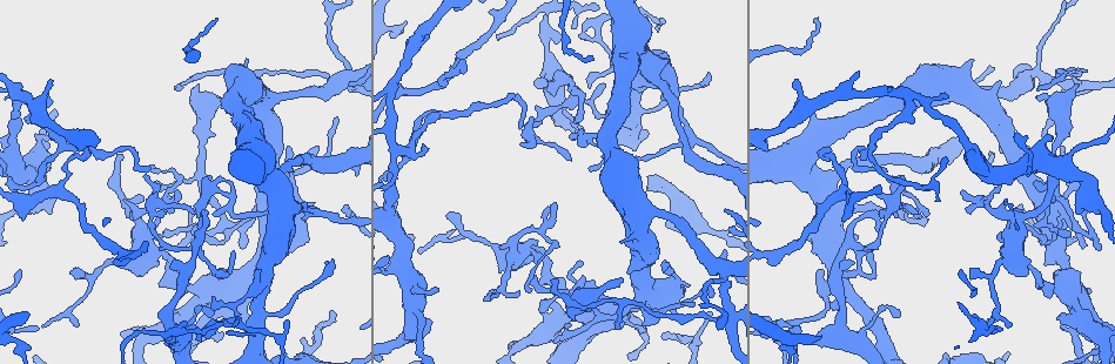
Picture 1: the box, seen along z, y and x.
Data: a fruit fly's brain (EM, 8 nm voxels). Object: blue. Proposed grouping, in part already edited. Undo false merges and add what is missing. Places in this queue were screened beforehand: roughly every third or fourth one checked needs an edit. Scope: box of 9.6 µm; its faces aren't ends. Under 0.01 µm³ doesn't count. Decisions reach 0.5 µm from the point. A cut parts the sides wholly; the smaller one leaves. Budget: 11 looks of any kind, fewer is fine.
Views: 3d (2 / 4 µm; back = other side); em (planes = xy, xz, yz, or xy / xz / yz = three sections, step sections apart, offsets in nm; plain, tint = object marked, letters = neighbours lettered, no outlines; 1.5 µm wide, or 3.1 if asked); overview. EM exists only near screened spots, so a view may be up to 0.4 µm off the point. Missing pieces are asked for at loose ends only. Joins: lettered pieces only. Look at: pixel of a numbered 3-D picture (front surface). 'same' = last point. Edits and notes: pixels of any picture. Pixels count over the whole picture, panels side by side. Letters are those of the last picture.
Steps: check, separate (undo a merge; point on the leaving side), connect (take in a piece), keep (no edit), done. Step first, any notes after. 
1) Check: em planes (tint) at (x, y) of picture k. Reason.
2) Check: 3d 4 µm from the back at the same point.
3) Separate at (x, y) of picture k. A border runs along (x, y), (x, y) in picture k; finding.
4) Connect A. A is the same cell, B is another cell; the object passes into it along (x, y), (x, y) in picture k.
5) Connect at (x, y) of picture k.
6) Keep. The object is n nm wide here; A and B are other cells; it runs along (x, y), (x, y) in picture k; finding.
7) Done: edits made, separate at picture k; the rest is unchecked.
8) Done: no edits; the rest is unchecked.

Check: em xz step 8 (letters) at (177, 90) of picture 1. Thin end.

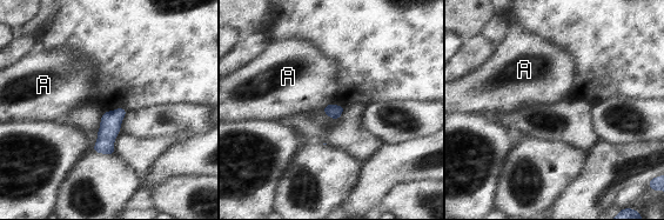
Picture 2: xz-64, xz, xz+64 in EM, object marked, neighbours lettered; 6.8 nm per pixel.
Keep. The object is 90 nm wide here; A is another cell; a border runs along (329, 102), (321, 108) in picture 2; none of them fits.

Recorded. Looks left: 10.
Check: em xz step 8 (tint) at (76, 277) of picture 1. Branch stops here.

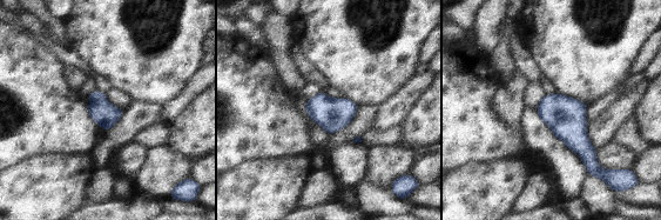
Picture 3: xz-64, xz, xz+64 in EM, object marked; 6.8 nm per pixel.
Check: em planes (letters) at the same point.

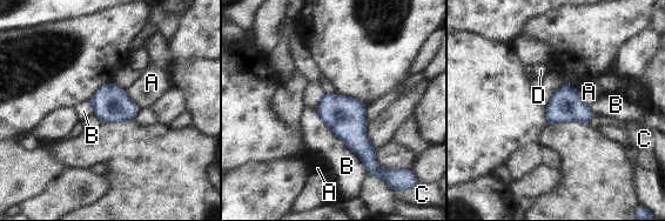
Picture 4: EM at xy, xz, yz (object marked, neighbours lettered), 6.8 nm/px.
Keep. A, B, C and D are other cells; a border runs along (315, 111), (360, 158), (368, 174) in picture 4; none of them fits.

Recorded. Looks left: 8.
Check: em planes (letters) at (612, 72) of picture 1. Branch point.

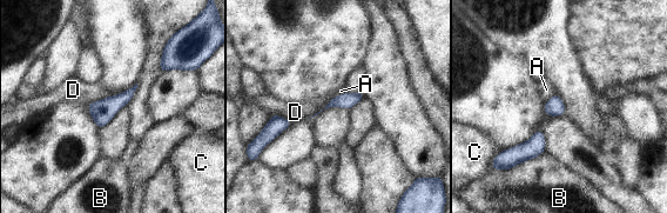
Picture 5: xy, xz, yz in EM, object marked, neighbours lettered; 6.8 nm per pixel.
Keep. The object is 110 nm wide here; A, B, C and D are other cells; a border runs along (345, 92), (331, 98) in picture 5; continuous, no second cell.

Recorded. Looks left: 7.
Check: 3d 2 µm at (51, 79) of picture 1. Branch stops here.

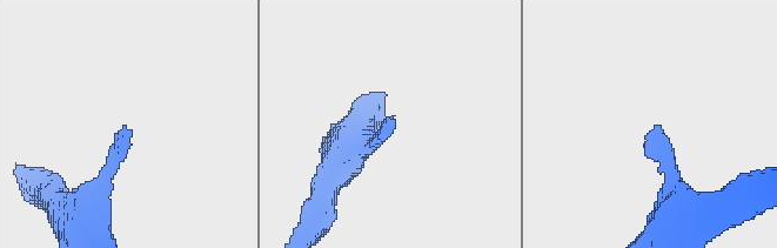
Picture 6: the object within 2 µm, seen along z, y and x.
Check: em planes (letters) at (661, 128) of picture 6.

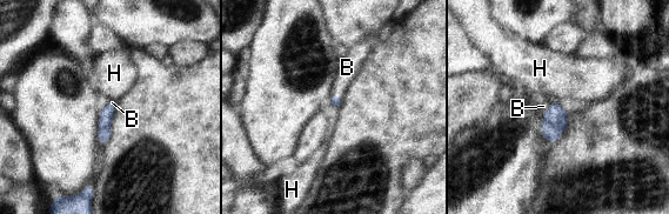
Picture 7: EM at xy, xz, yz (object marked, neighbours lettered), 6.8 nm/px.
Connect at (543, 106) of picture 7. The longest contact is with B, 180 nm; B is the same cell, H is another cell; the cell continues.

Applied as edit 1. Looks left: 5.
Done: edits made, connect at picture 7; the rest is unchecked.

